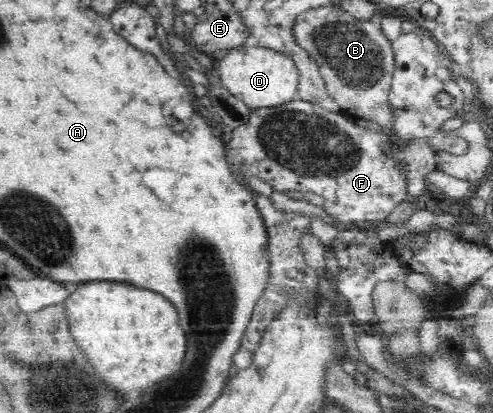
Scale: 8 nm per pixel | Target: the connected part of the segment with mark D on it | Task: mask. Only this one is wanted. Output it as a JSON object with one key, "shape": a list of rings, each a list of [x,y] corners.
{"shape":[[[239,46],[229,50],[227,55],[219,60],[215,72],[221,83],[238,98],[241,98],[251,109],[270,108],[295,99],[299,89],[299,70],[295,62],[278,50],[270,47]]]}

